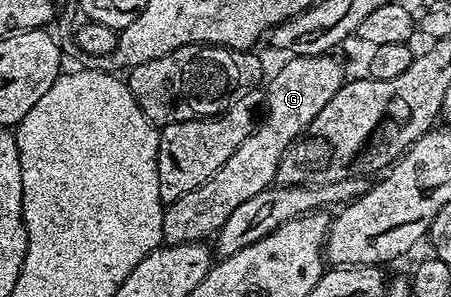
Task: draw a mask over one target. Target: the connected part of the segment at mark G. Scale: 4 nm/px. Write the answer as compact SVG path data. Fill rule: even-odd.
M293 55L276 71L276 76L269 78L268 112L264 120L259 120L258 126L251 135L234 149L234 153L198 189L190 189L190 193L182 193L174 202L164 209L162 233L165 244L198 243L208 241L216 232L226 225L226 217L238 209L250 197L258 197L267 187L277 182L279 163L287 149L297 139L304 135L308 126L322 109L326 108L341 86L346 82L344 67L338 60L327 55Z

